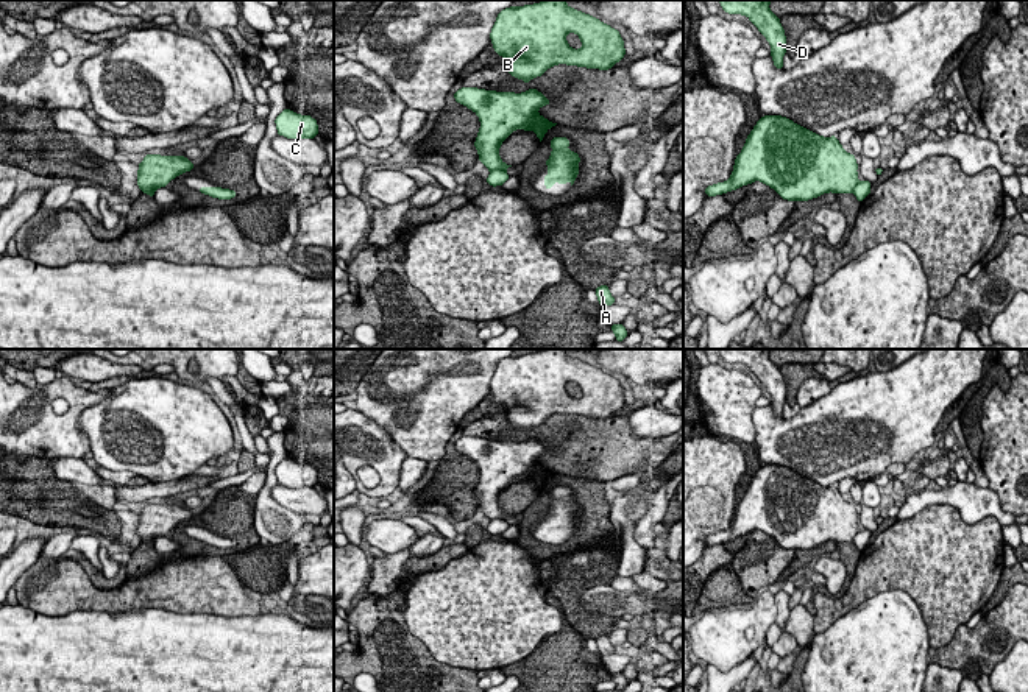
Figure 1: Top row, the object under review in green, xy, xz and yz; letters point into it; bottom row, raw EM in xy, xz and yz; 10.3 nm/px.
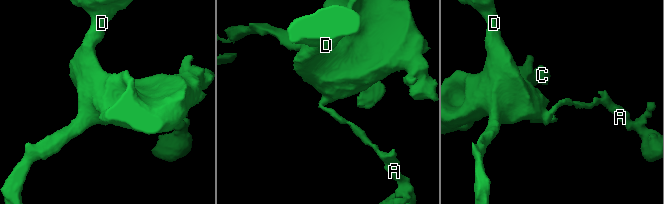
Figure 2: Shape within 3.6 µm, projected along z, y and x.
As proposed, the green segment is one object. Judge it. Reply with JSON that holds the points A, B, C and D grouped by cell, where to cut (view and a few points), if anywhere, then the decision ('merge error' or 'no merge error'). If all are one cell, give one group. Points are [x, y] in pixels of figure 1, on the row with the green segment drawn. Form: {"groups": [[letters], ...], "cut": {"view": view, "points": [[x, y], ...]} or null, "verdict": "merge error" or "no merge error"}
{"groups": [["A"], ["B", "C", "D"]], "cut": {"view": "xz", "points": [[504, 170], [490, 172]]}, "verdict": "merge error"}

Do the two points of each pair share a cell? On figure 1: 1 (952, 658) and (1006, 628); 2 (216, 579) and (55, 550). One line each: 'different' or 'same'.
1: same
2: different

